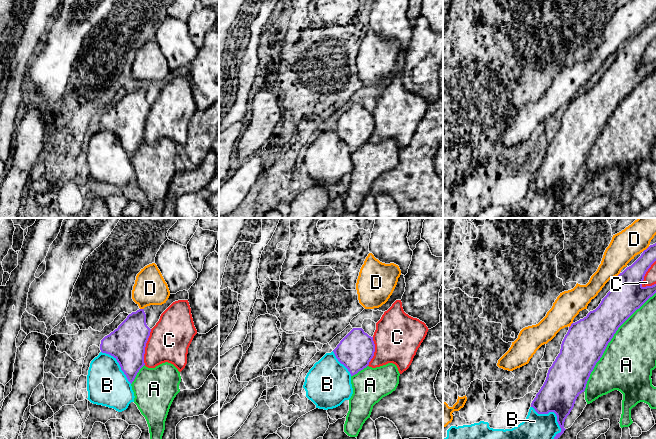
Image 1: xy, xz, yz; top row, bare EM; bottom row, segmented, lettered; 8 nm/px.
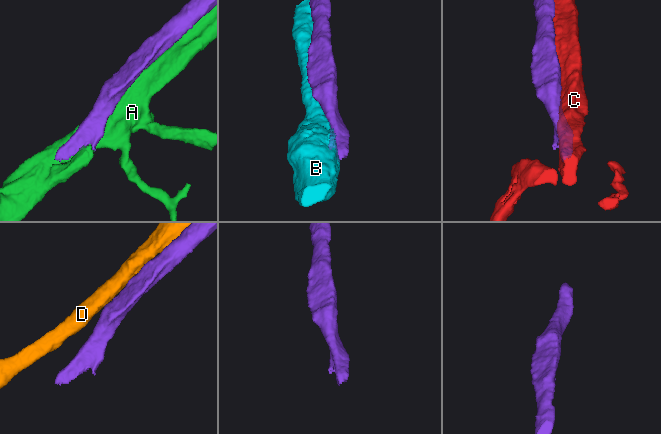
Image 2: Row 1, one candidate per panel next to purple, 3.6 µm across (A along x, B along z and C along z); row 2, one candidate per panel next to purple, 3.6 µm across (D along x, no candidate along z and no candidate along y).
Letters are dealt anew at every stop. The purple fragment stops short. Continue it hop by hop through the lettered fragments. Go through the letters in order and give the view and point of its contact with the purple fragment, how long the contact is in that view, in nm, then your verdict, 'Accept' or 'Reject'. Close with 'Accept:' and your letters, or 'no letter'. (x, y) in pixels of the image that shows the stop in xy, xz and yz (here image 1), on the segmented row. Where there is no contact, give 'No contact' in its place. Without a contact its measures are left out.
A: Touches purple at yz (610, 340). Shared border 1000 nm. Accept
B: Touches purple at yz (555, 413). Shared border 320 nm. Reject
C: Touches purple at yz (645, 273). Shared border 240 nm. Reject
D: Touches purple at yz (646, 249). Shared border 80 nm. Reject
Accept: A

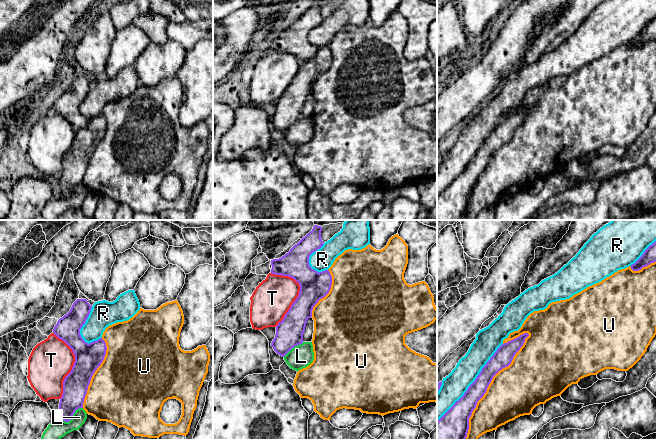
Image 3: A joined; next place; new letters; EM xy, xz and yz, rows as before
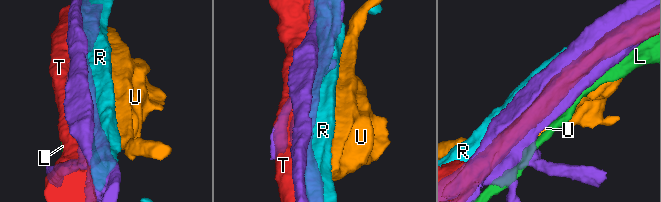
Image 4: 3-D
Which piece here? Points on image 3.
L: Touches purple at xy (72, 415). Shared border 200 nm. Reject
R: Touches purple at yz (473, 382). Shared border 800 nm. Reject
T: Touches purple at xz (299, 291). Shared border 440 nm. Reject
U: Touches purple at yz (489, 383). Shared border 1000 nm. Reject
Accept: no letter

